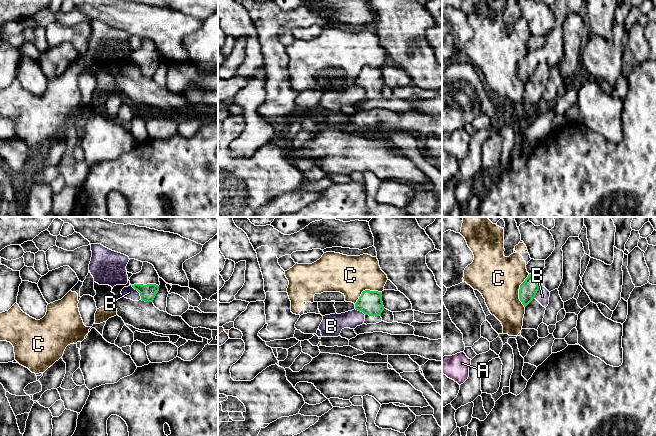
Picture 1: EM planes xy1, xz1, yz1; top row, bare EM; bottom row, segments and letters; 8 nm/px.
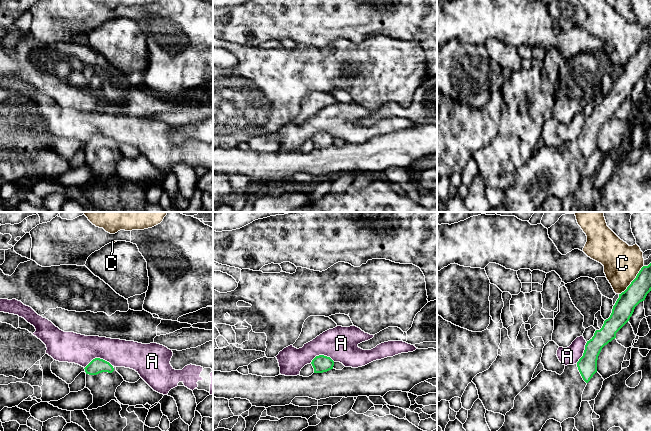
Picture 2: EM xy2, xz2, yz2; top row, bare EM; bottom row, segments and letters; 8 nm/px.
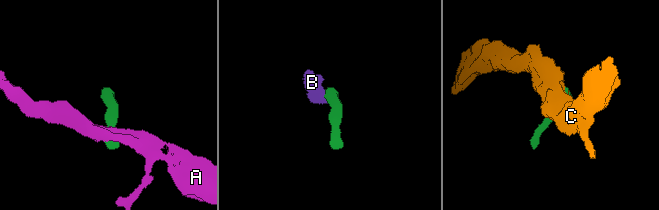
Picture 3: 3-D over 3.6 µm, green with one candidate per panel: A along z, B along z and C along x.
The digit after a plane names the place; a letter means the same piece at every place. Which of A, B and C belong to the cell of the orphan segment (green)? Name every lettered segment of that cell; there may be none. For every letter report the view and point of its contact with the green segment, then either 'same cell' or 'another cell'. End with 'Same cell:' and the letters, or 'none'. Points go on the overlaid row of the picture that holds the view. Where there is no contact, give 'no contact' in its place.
A: contact xy2 (98, 358); another cell
B: contact xy1 (138, 291); another cell
C: contact yz1 (519, 291); another cell
Same cell: none

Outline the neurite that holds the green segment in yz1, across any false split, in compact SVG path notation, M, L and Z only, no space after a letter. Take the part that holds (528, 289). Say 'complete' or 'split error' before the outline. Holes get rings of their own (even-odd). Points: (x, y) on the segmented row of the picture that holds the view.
split error; M553 217L555 226L550 230L555 241L555 249L545 260L545 268L536 274L529 274L525 281L520 285L519 299L526 307L534 298L540 287L545 287L549 292L558 289L563 279L563 251L562 246L569 237L578 237L584 226L584 217Z

